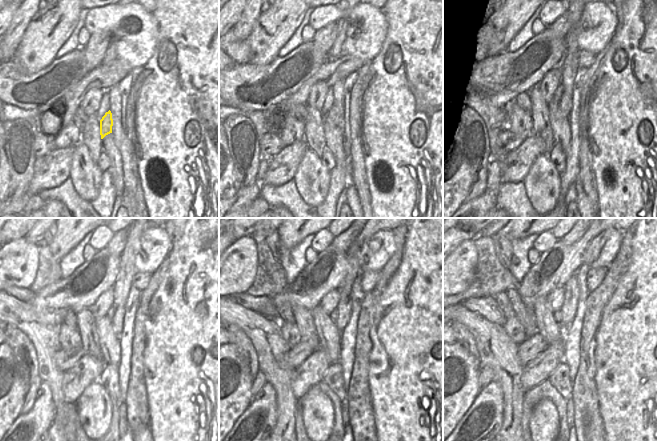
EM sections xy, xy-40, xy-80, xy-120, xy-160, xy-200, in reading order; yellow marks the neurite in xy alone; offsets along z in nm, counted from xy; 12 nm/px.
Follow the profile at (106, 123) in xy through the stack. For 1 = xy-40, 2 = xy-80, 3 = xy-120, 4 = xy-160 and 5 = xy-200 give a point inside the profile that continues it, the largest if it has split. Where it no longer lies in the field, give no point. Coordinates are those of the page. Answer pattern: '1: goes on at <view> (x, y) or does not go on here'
1: goes on at xy-40 (332, 118)
2: goes on at xy-80 (565, 104)
3: goes on at xy-120 (119, 312)
4: goes on at xy-160 (344, 307)
5: goes on at xy-200 (569, 307)

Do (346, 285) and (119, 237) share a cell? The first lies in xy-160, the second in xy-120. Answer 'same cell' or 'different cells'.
different cells

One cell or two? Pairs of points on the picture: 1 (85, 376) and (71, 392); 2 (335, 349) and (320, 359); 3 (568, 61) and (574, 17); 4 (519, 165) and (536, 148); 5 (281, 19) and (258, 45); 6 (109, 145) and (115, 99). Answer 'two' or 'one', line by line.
1: one
2: two
3: one
4: one
5: one
6: two

